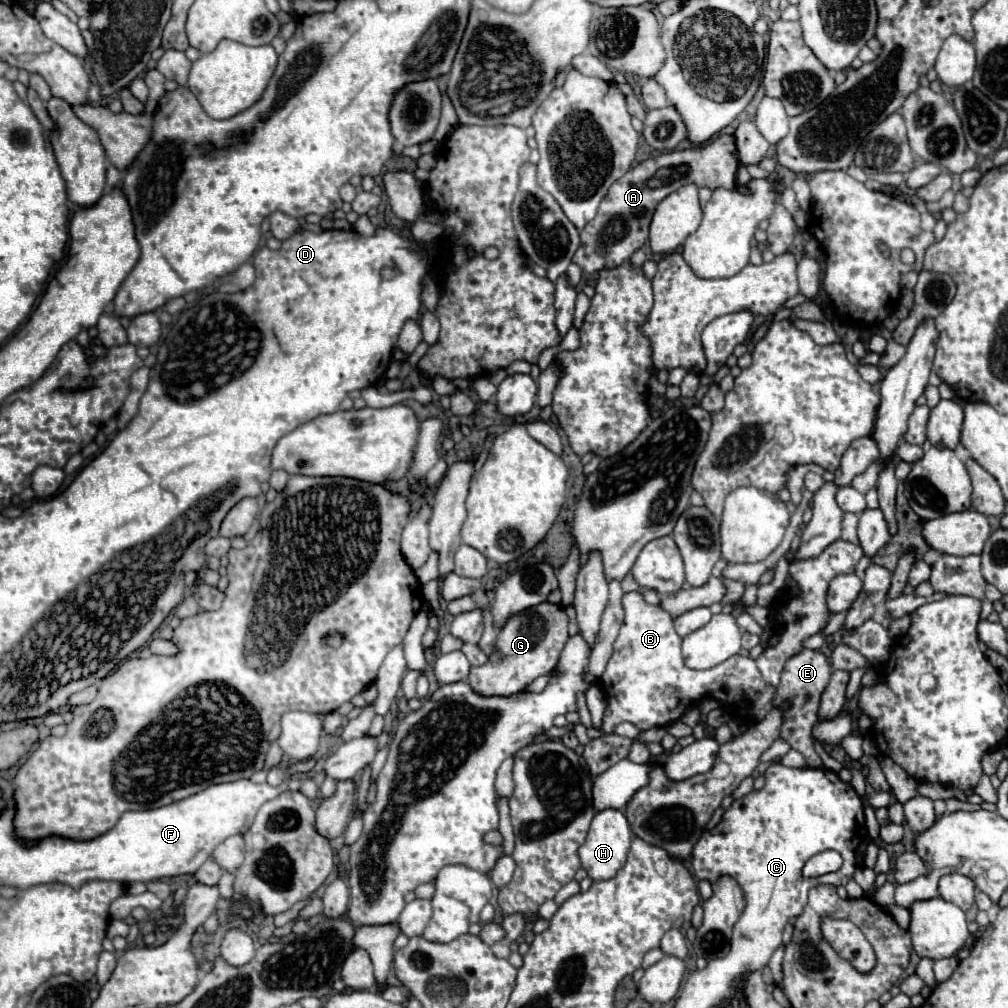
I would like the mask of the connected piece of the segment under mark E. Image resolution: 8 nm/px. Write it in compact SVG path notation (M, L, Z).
M802 649L800 653L796 653L794 657L790 657L784 665L782 671L782 679L780 679L780 687L774 699L774 705L790 699L792 707L784 713L784 725L780 731L780 737L796 751L799 751L806 761L808 767L812 769L820 769L822 767L822 759L812 747L812 725L816 723L816 713L818 713L818 703L820 703L820 693L826 689L828 679L832 675L832 665L828 663L828 659L820 653L820 651L812 651L812 649Z

